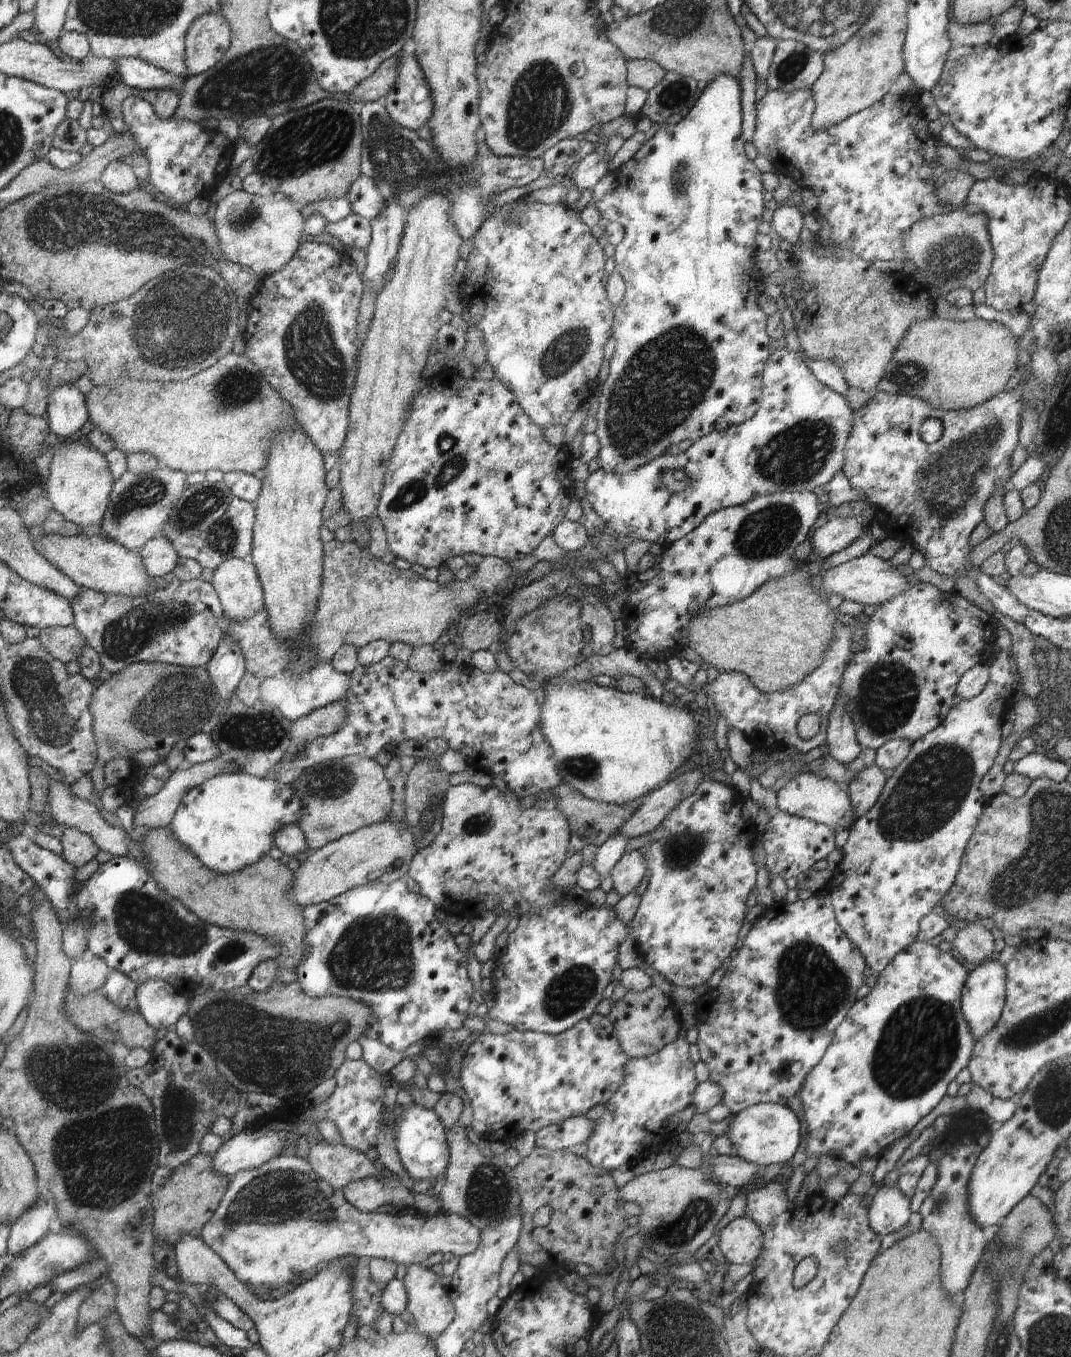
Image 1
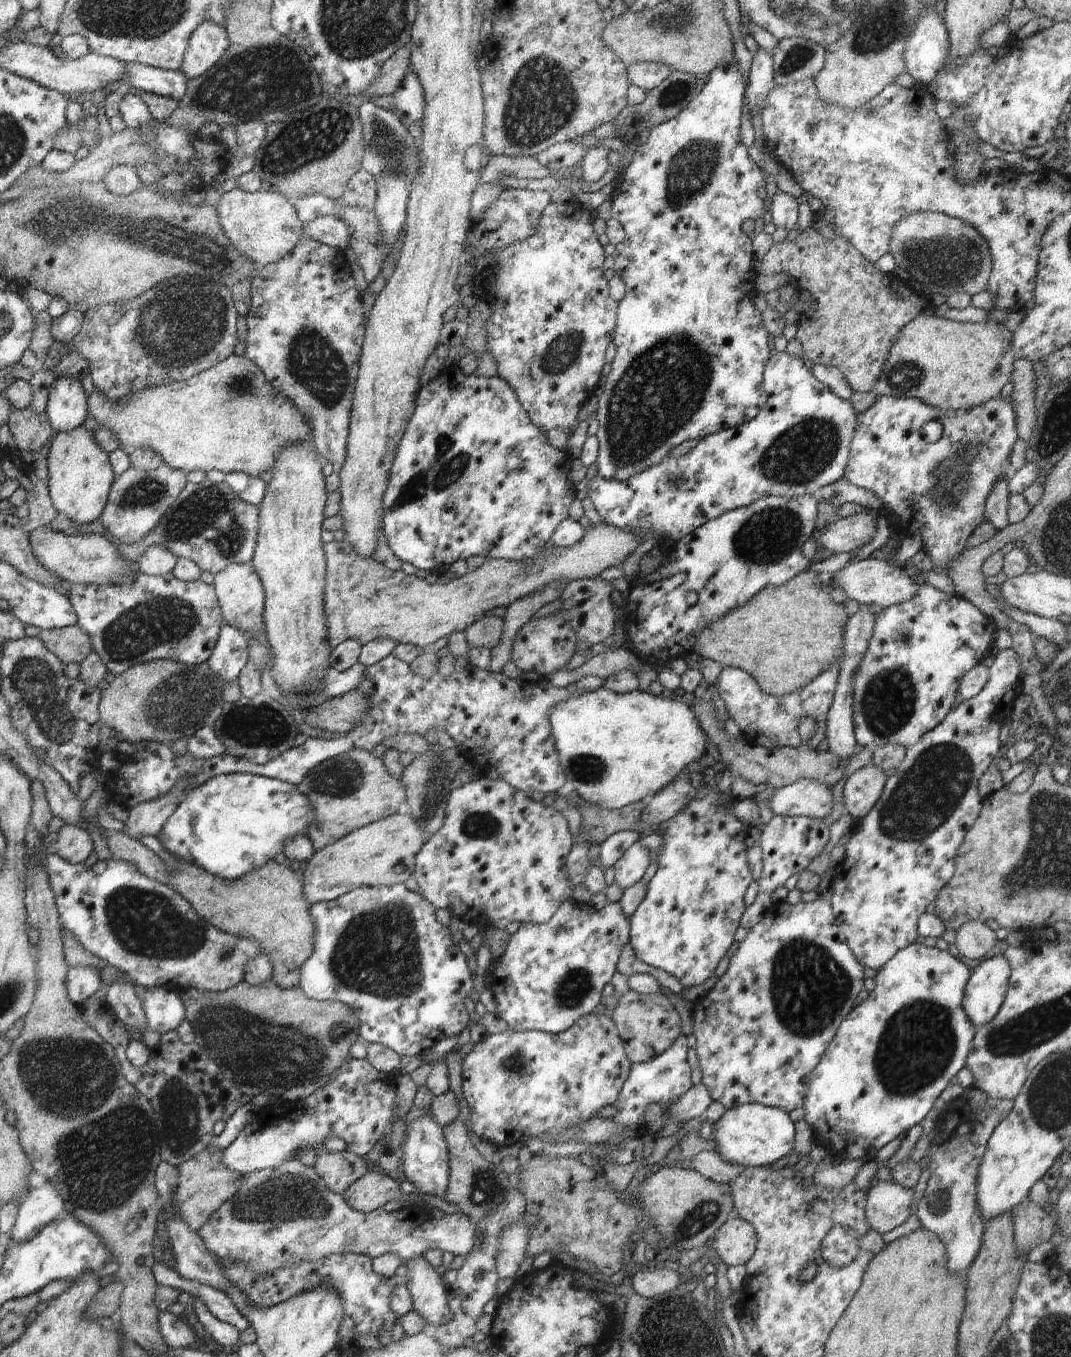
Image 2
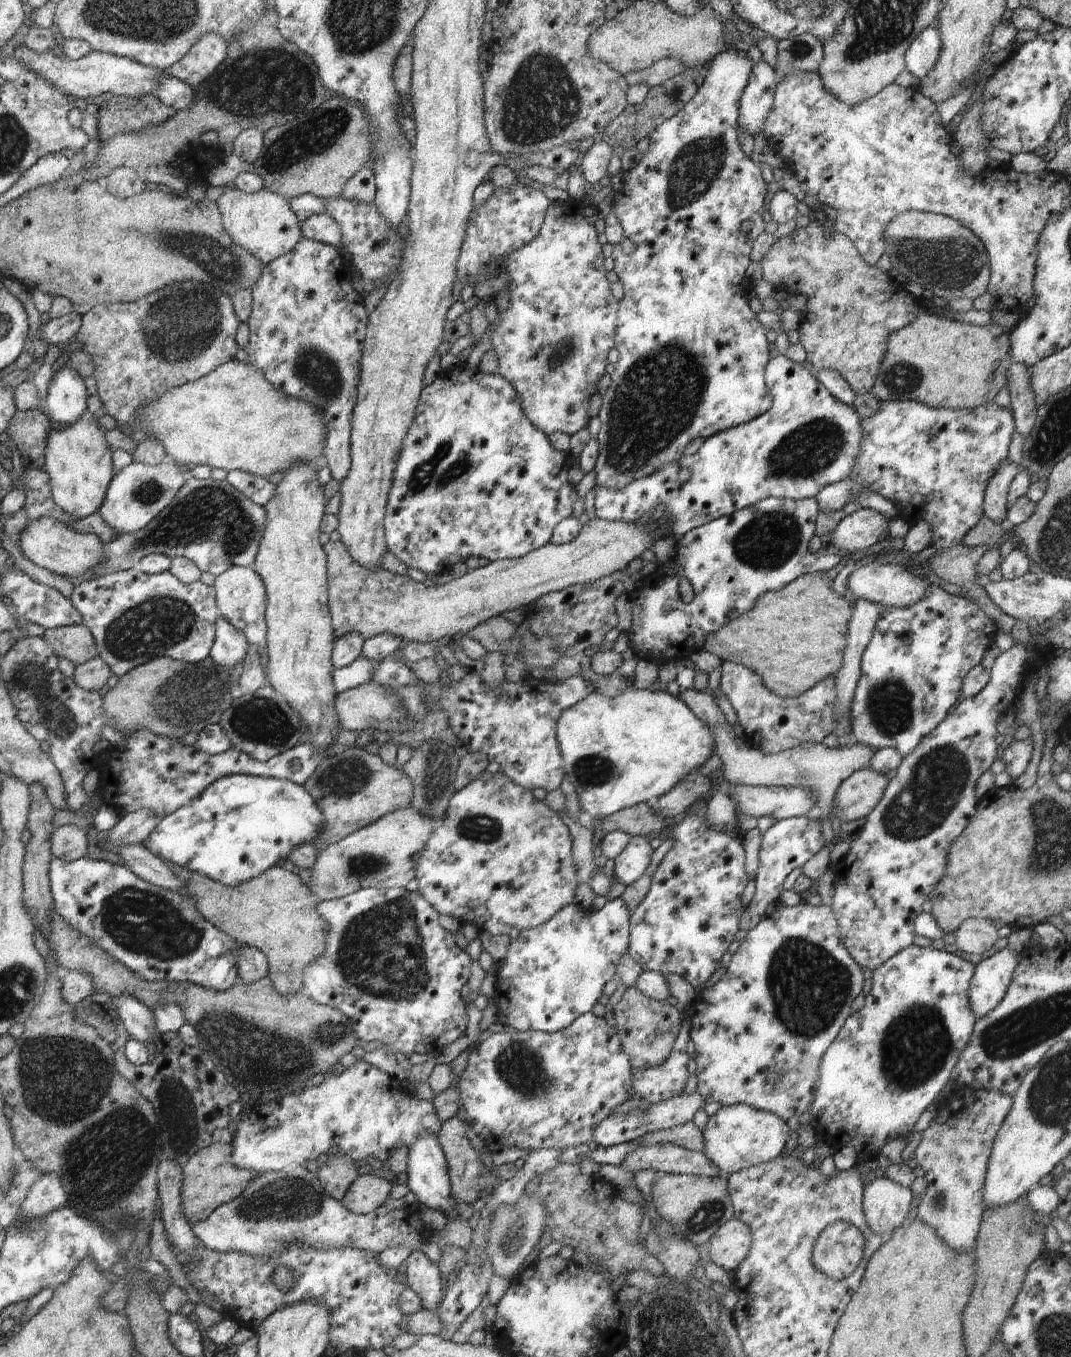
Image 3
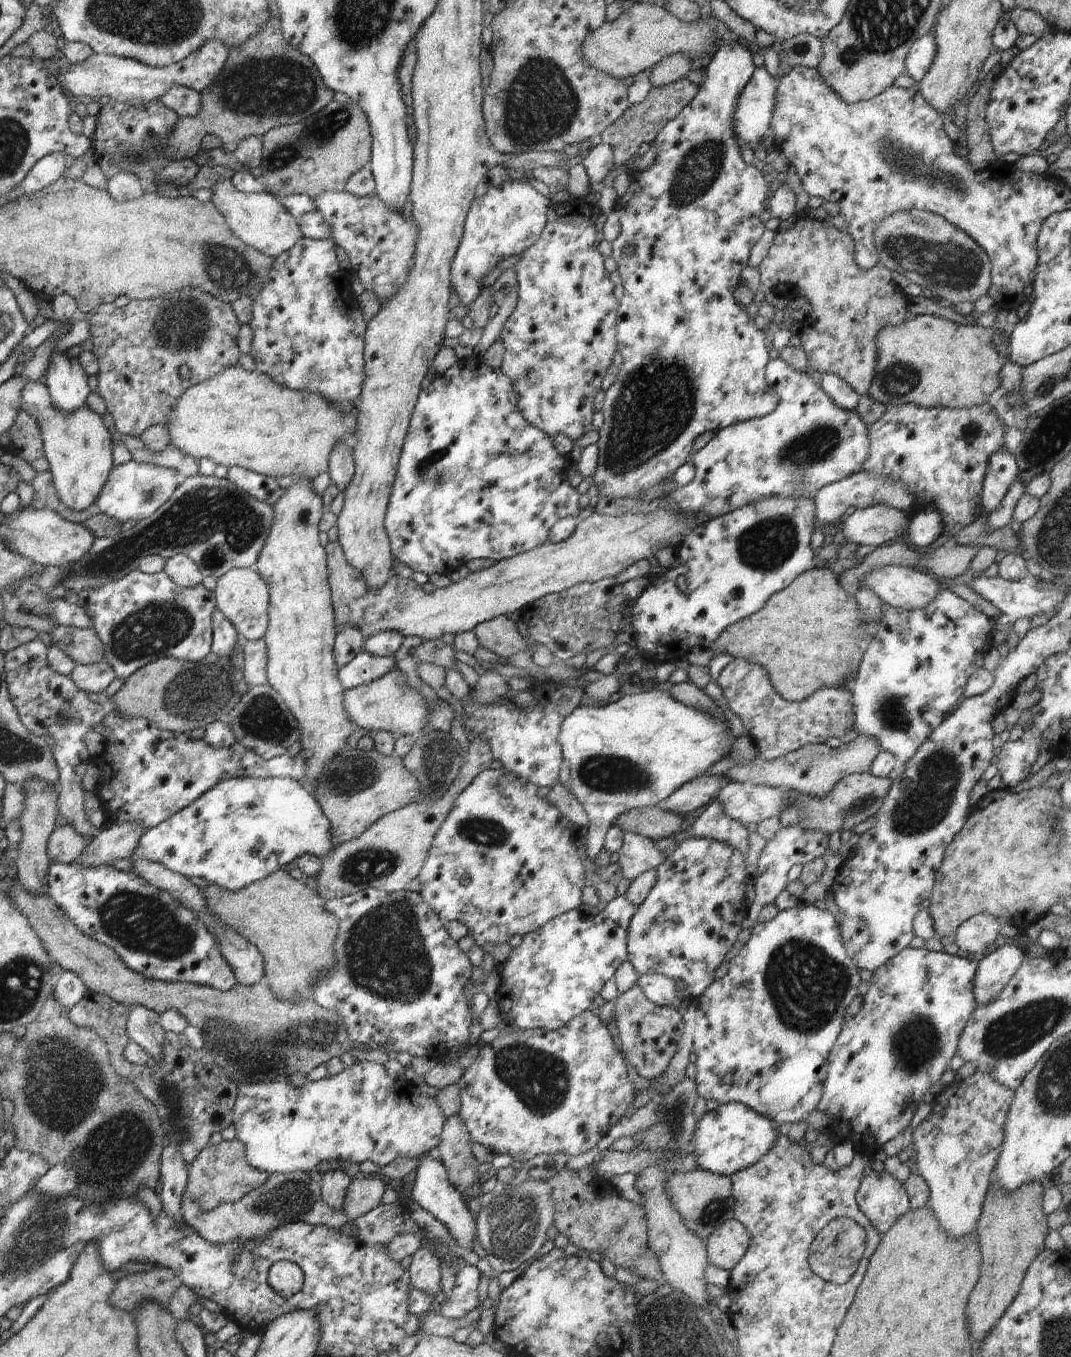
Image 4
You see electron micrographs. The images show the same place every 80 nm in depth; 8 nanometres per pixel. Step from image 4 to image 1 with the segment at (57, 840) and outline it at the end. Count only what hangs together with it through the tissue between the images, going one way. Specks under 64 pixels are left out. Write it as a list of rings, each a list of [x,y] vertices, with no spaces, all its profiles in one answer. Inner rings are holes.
[[[65,827],[58,837],[61,840],[62,858],[76,869],[96,858],[99,848],[89,834],[74,827]]]

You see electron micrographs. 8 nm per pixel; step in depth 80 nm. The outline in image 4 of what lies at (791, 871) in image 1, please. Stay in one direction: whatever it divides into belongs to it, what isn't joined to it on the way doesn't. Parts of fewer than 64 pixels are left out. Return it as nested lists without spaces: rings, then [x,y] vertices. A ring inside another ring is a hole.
[[[799,826],[774,827],[777,830],[773,839],[768,840],[761,852],[760,858],[756,861],[756,868],[753,869],[755,876],[755,899],[751,901],[746,916],[741,922],[742,928],[753,927],[758,924],[757,918],[760,910],[766,904],[774,903],[776,897],[787,887],[788,871],[794,864],[808,864],[814,858],[824,856],[828,850],[829,836],[822,831],[811,831]]]

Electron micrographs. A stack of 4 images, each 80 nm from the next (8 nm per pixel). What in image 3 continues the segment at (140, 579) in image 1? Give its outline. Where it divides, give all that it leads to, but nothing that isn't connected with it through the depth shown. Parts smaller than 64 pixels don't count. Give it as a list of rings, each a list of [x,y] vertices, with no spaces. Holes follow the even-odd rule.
[[[54,517],[30,519],[20,533],[19,550],[24,557],[64,578],[86,576],[102,560],[103,542],[92,533],[81,533]]]

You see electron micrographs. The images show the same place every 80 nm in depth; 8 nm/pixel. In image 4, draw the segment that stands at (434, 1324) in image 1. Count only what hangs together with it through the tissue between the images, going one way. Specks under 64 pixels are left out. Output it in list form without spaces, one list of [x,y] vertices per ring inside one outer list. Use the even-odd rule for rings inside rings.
[[[420,1247],[413,1255],[409,1271],[413,1288],[436,1296],[441,1291],[439,1258],[426,1247]]]

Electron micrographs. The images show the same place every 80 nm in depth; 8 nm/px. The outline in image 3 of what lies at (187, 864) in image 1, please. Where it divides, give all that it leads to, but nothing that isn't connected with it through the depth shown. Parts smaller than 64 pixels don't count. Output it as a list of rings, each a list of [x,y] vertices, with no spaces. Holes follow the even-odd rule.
[[[273,866],[259,877],[235,887],[229,887],[204,875],[193,873],[192,879],[184,883],[191,892],[198,912],[218,930],[230,935],[238,943],[261,950],[268,961],[267,976],[274,990],[281,995],[297,995],[304,992],[303,980],[306,969],[324,954],[329,924],[318,914],[317,906],[321,901],[314,890],[302,883],[300,877],[282,866]]]

